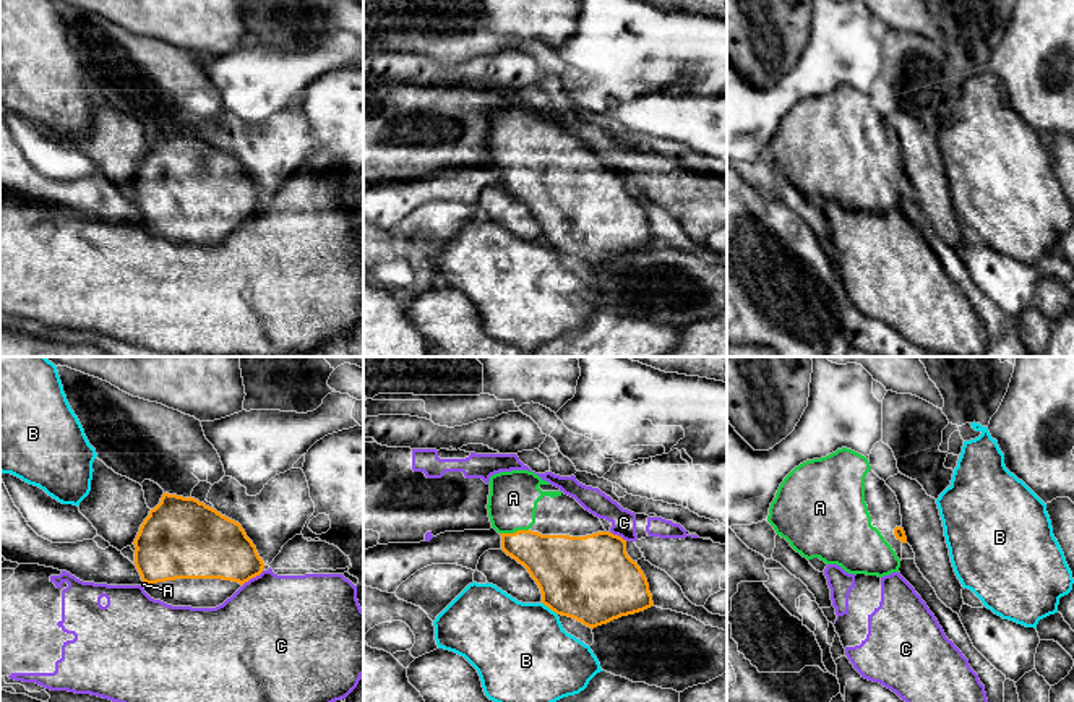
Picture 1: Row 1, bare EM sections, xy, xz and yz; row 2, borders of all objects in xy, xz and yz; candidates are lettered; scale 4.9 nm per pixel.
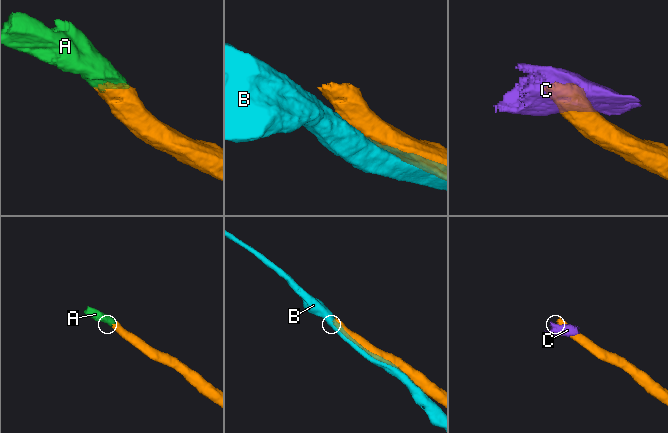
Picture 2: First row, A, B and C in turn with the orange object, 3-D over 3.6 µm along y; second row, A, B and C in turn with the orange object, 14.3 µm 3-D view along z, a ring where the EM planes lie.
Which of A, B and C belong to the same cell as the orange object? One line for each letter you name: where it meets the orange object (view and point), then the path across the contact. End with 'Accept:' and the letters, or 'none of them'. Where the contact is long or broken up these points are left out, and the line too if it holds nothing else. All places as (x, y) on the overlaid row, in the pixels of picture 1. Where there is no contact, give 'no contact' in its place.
A: contact xz (515, 532)
Accept: A

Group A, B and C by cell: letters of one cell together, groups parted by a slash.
A / B / C

